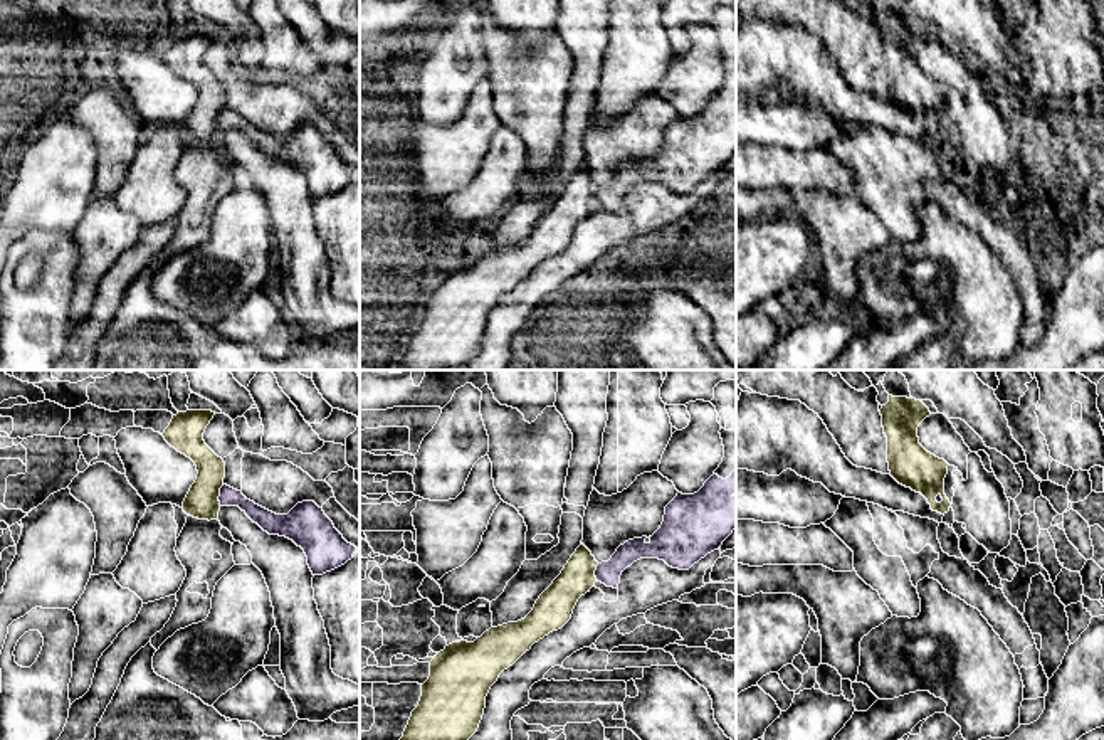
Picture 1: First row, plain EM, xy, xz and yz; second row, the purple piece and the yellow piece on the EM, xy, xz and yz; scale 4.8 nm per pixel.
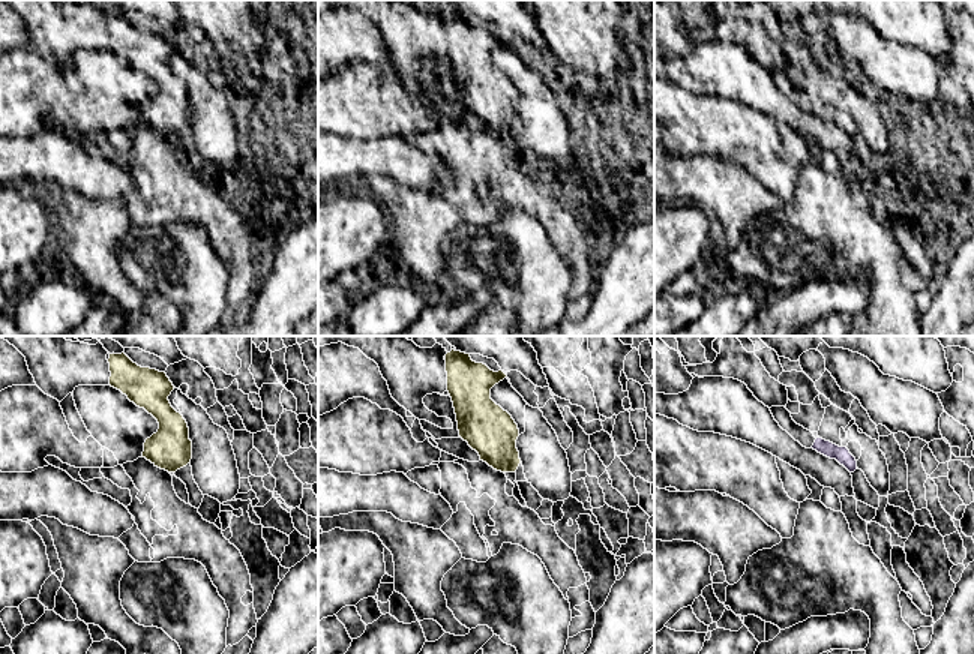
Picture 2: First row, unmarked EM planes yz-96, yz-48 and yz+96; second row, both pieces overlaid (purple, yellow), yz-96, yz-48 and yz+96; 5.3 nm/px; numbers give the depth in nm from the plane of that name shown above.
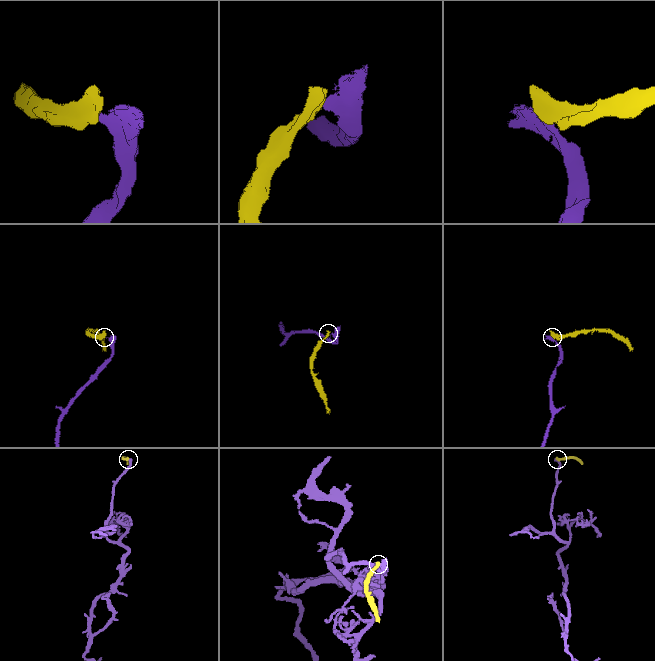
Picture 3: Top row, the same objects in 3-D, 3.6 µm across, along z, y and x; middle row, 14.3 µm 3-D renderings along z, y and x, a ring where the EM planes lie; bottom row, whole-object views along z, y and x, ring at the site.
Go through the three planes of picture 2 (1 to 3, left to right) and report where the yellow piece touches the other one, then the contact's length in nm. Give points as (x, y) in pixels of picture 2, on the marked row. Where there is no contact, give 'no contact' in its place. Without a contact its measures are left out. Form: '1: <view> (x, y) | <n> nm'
1: no contact
2: no contact
3: no contact

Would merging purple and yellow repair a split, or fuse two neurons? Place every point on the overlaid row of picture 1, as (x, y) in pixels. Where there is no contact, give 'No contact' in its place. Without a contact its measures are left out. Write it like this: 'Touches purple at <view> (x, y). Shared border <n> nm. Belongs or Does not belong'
Touches purple at xy (220, 495). Shared border 110 nm. Does not belong

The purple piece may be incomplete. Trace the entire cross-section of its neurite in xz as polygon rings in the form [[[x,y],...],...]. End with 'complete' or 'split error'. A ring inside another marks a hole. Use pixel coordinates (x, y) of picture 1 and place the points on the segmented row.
[[[736,471],[726,479],[712,474],[697,493],[677,493],[649,543],[647,536],[625,542],[608,562],[597,565],[595,577],[617,589],[622,572],[640,558],[659,558],[672,568],[689,570],[721,548],[734,528]]]; complete

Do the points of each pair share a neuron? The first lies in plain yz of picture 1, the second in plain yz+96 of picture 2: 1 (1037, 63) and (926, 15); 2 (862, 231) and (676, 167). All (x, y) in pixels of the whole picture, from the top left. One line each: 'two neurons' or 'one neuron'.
1: two neurons
2: one neuron

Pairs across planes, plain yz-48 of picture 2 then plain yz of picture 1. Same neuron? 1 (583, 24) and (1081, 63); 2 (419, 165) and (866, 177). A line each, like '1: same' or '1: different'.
1: same
2: different

